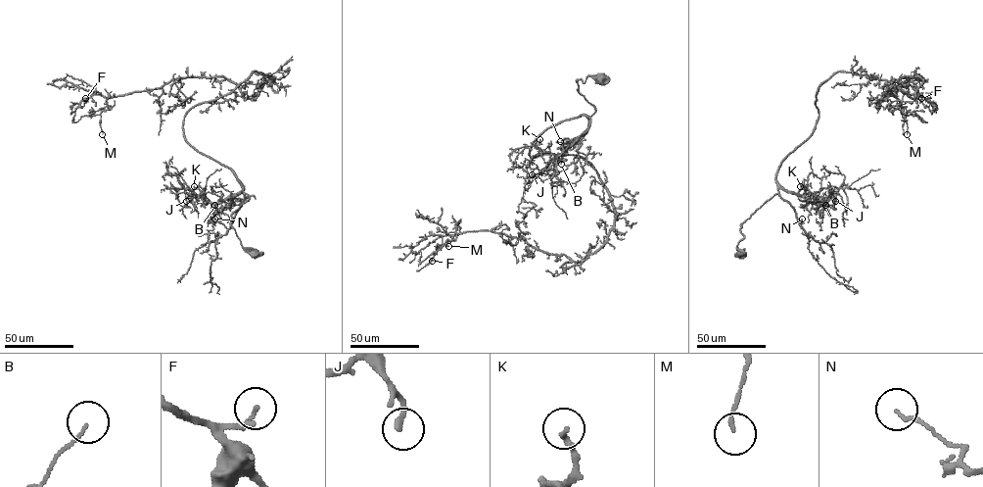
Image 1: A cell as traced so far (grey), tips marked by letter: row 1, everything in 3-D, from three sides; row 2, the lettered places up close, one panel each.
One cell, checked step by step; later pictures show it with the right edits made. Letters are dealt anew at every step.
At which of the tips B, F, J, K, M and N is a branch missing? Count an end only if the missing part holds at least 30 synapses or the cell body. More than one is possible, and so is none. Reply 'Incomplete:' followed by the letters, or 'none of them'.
Incomplete: none of them

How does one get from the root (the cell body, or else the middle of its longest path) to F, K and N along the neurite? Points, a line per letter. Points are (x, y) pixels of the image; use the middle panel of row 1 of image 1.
F: (601, 79), (577, 80), (595, 111), (529, 154), (595, 170), (608, 240), (575, 262), (469, 231), (432, 261)
K: (601, 79), (577, 80), (578, 90), (595, 111), (576, 143), (552, 154), (536, 147), (539, 139)
N: (601, 79), (587, 76), (585, 83), (577, 80), (578, 90), (595, 112), (588, 128), (575, 141), (560, 141)

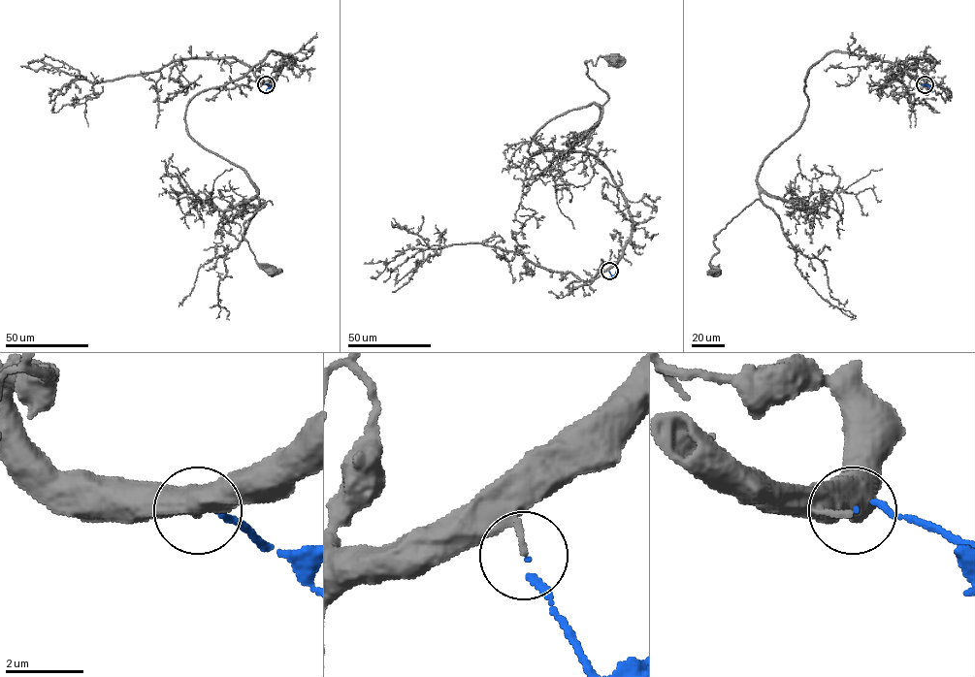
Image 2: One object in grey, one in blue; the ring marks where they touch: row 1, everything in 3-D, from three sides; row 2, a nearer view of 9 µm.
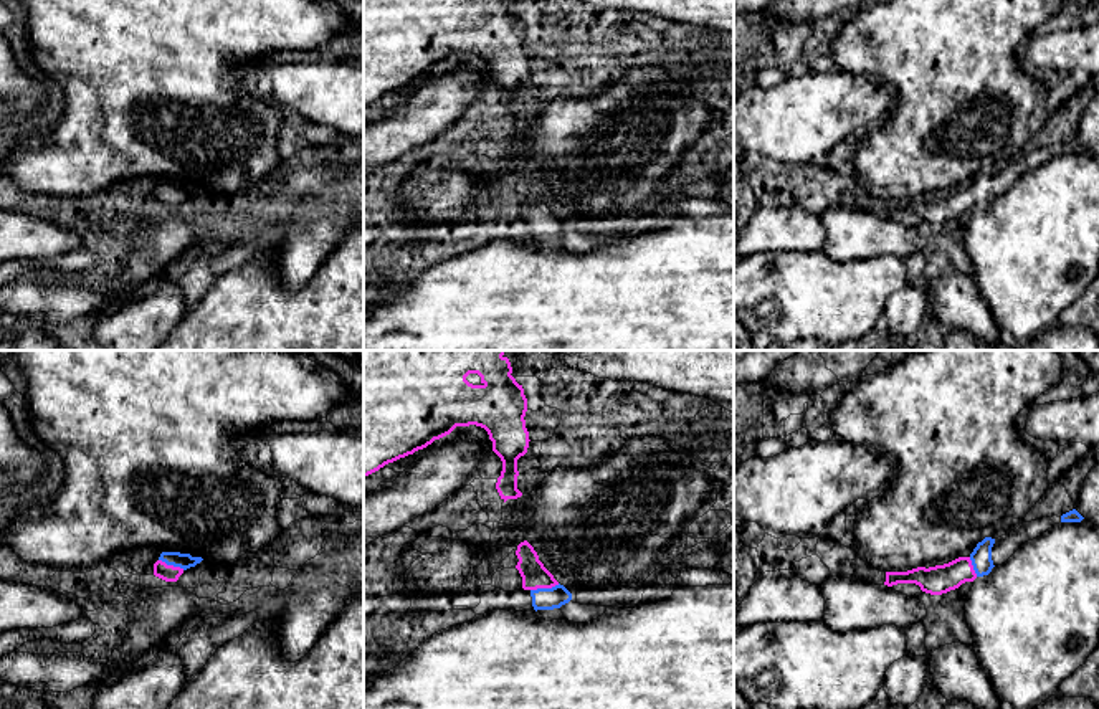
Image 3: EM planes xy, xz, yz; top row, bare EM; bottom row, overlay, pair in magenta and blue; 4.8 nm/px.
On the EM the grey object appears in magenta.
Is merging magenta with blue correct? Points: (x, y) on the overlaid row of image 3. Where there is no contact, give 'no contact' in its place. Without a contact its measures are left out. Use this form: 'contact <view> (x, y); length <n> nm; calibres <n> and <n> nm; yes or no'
contact xz (544, 587); length 150 nm; calibres 130 and 110 nm; yes

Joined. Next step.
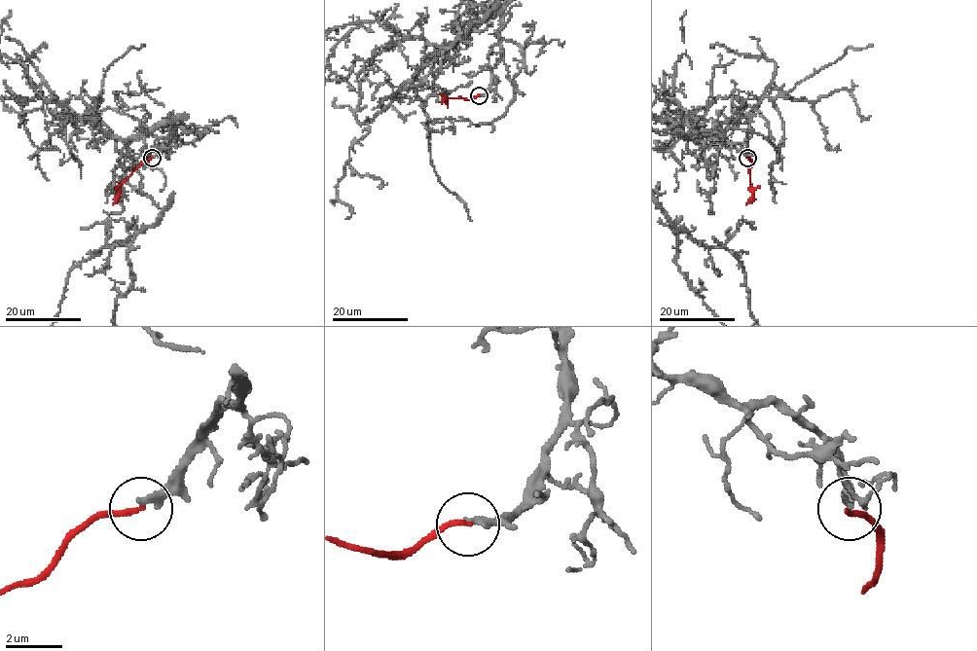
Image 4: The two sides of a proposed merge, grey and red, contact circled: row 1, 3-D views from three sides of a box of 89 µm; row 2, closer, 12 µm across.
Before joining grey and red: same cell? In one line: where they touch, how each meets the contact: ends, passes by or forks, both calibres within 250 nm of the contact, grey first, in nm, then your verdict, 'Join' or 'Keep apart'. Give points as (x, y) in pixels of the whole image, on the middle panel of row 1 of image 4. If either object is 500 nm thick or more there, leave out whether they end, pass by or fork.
Place: (479, 95). At the ring grey ends. At the ring red ends. Thickness 240 nm (grey) against 180 nm. Keep apart

